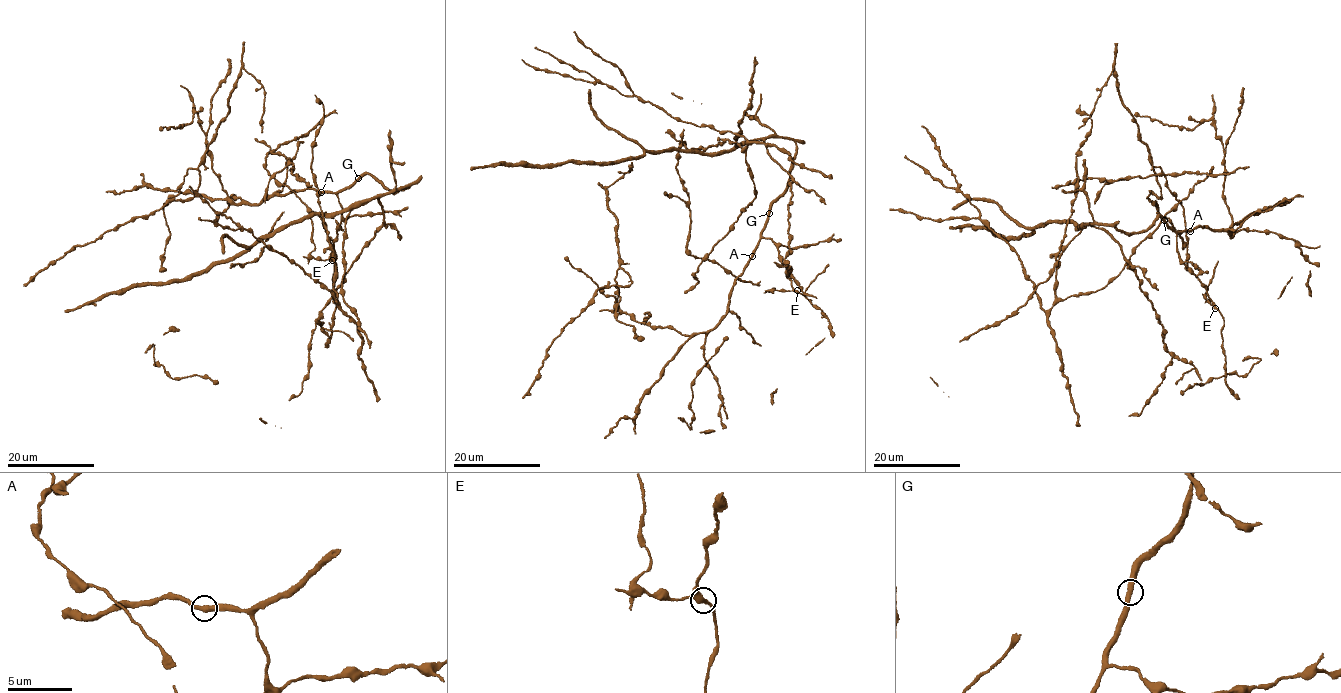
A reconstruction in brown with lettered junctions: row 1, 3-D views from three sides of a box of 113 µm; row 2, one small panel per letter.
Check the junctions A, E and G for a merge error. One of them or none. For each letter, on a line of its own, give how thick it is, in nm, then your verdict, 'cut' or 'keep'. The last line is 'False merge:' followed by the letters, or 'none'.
A: 380 nm thick; keep
E: 360 nm thick; keep
G: 360 nm thick; keep
False merge: none

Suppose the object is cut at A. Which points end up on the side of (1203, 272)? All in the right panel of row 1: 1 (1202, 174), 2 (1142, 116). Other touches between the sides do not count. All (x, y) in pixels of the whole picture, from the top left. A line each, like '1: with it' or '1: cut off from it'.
1: with it
2: cut off from it

